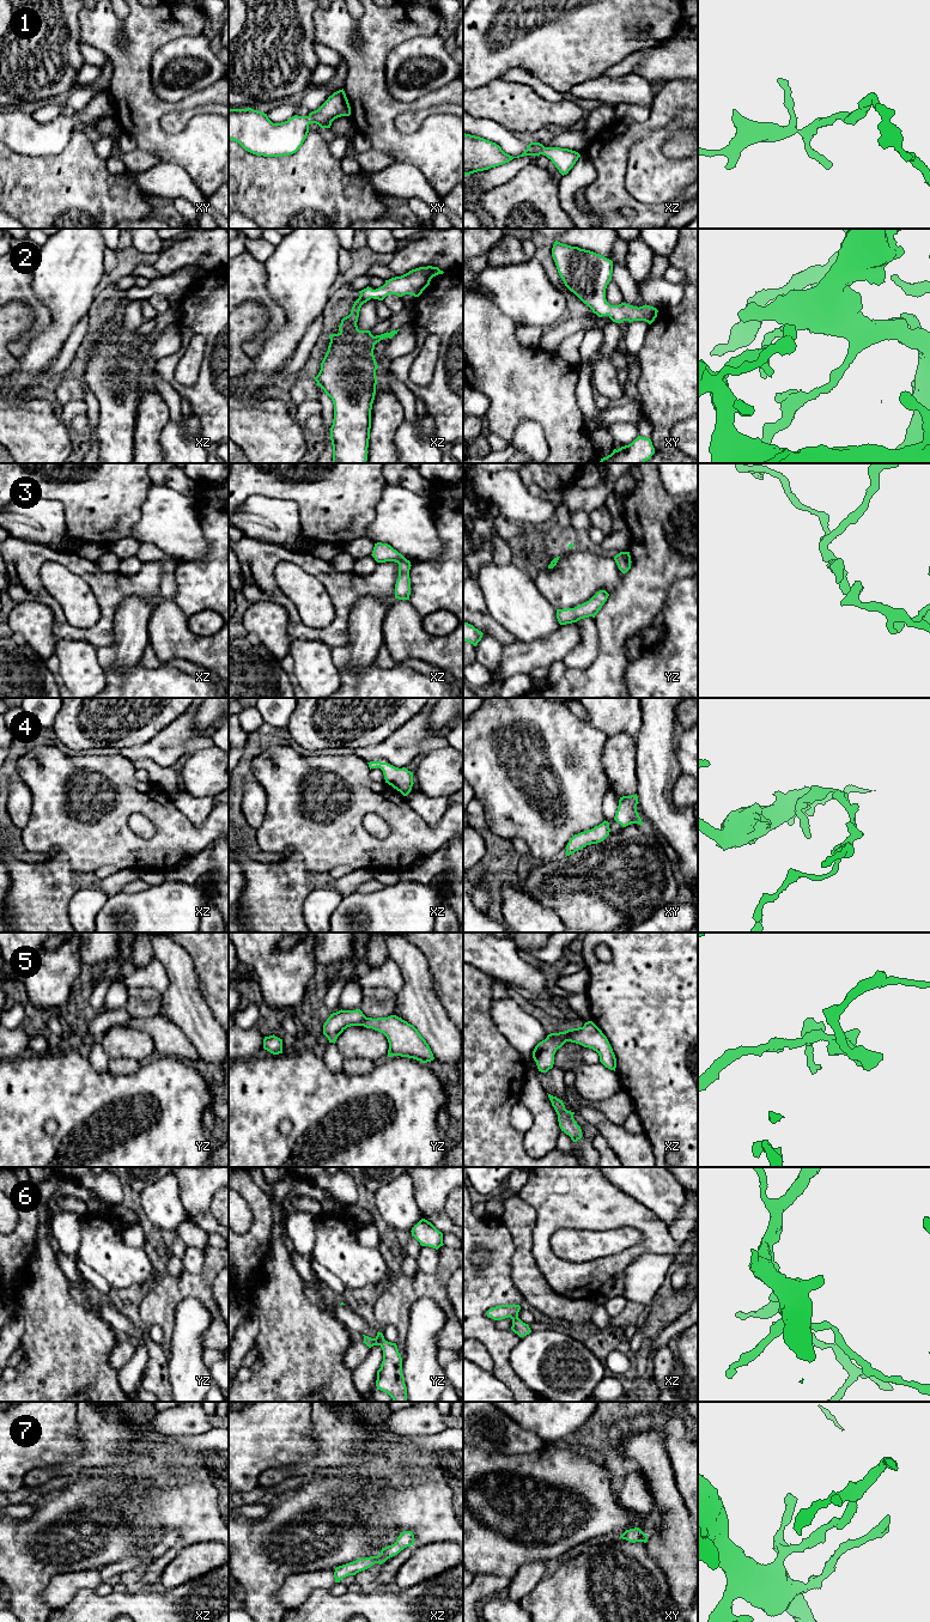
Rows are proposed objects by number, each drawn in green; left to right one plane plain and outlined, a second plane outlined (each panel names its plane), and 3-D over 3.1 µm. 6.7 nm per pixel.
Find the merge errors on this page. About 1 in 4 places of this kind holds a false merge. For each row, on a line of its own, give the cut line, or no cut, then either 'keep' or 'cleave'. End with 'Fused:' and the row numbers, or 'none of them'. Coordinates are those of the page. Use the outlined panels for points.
1: no cut | keep
2: no cut | keep
3: no cut | keep
4: no cut | keep
5: no cut | keep
6: no cut | keep
7: no cut | keep
Fused: none of them

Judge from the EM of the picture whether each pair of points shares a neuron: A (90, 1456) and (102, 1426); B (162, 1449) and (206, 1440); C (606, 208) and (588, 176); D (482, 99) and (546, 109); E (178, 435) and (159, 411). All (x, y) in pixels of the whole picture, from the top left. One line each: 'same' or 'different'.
A: same
B: same
C: different
D: same
E: different

